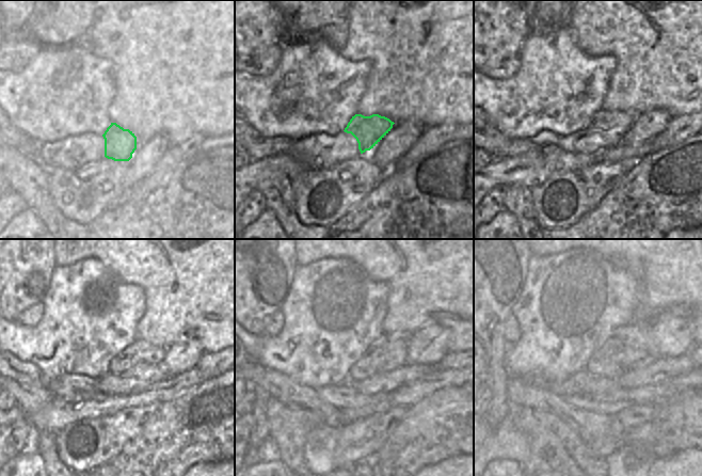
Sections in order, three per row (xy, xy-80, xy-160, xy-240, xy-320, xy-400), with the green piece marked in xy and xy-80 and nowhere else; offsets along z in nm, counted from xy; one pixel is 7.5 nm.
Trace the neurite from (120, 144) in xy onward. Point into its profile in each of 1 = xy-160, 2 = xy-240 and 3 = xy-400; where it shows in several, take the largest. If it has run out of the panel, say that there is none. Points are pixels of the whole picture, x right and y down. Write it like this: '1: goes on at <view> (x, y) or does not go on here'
1: goes on at xy-160 (603, 118)
2: goes on at xy-240 (139, 352)
3: goes on at xy-400 (627, 346)

